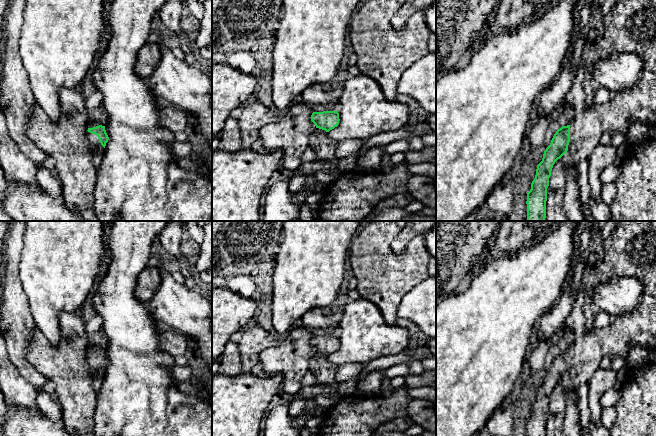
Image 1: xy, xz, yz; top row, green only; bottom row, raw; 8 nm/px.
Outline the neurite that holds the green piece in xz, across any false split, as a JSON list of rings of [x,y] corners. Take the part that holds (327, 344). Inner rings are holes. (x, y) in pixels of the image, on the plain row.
[[[338,335],[313,336],[311,345],[316,353],[309,361],[309,371],[315,376],[316,383],[321,385],[335,384],[338,366],[328,360],[328,356],[339,348]]]

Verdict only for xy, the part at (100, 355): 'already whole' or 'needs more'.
needs more

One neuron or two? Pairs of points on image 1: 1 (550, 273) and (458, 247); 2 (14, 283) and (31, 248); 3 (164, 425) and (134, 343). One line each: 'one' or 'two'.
1: two
2: two
3: one

